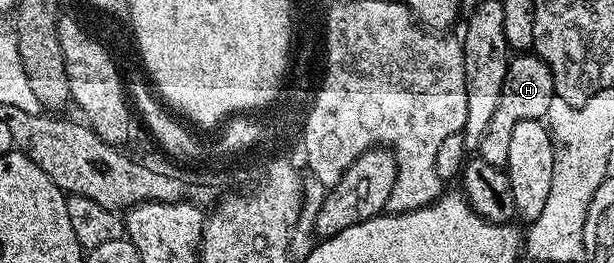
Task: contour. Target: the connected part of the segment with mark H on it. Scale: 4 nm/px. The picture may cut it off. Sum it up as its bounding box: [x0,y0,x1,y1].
[479,54,554,168]

